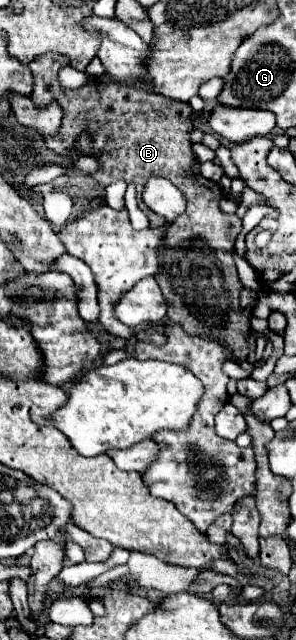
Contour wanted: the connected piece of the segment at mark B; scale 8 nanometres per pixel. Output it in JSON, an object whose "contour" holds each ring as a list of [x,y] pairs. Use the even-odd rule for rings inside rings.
{"contour":[[[44,53],[30,63],[34,73],[32,99],[38,107],[48,105],[50,99],[58,99],[64,109],[62,129],[56,137],[44,139],[46,145],[54,153],[72,161],[78,157],[72,143],[84,129],[88,129],[94,137],[94,157],[102,163],[102,169],[94,175],[94,179],[102,185],[110,185],[118,179],[136,183],[138,207],[148,215],[152,227],[164,225],[166,221],[142,201],[148,179],[166,177],[182,191],[186,197],[186,211],[174,219],[166,233],[166,243],[160,247],[160,271],[156,273],[156,281],[168,305],[168,319],[182,325],[190,335],[198,335],[206,341],[218,341],[230,349],[236,359],[246,359],[246,335],[250,331],[252,307],[240,307],[240,293],[244,291],[244,285],[238,277],[232,249],[234,239],[242,229],[242,221],[220,209],[220,197],[224,197],[222,187],[202,177],[198,171],[198,161],[190,151],[188,139],[188,131],[192,129],[192,107],[126,83],[106,85],[96,77],[90,77],[80,89],[60,89],[58,69],[66,63],[68,57],[60,53]]]}

